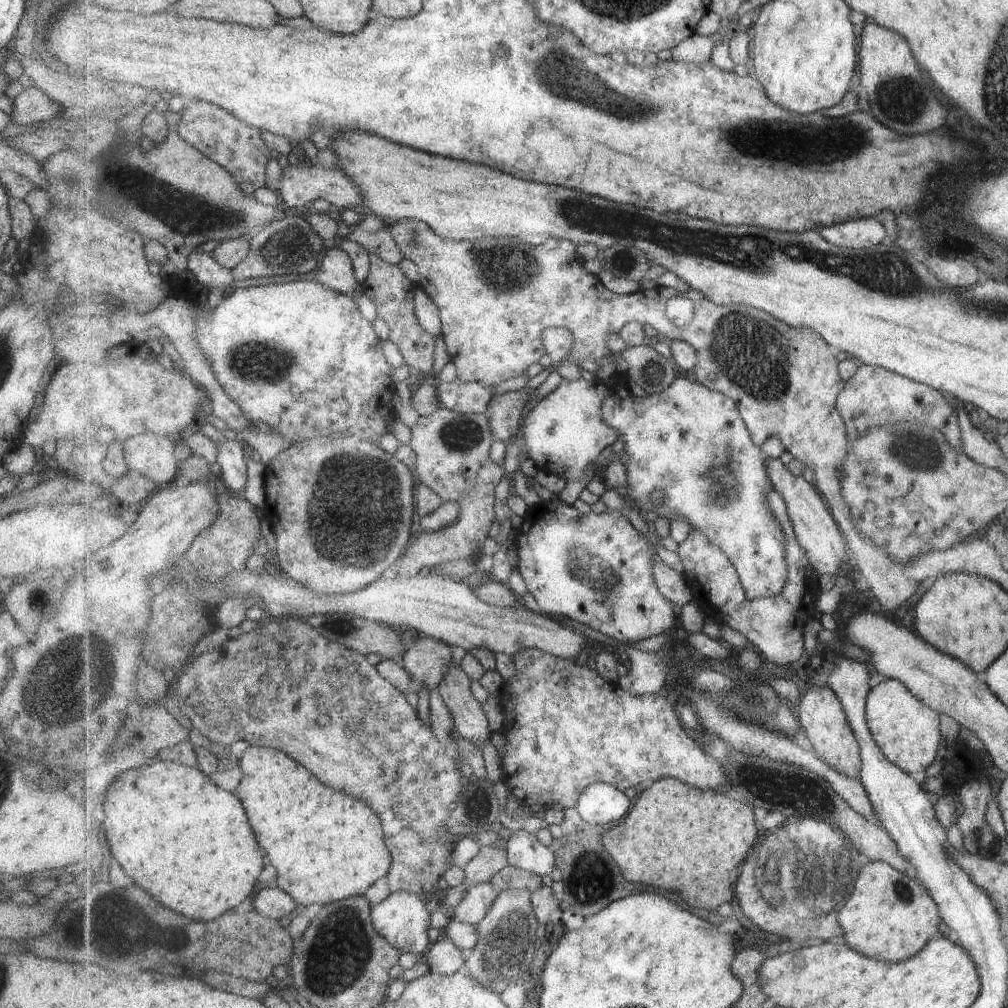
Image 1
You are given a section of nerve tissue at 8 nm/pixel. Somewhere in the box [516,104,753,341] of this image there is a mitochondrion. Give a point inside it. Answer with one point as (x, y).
(628, 259)

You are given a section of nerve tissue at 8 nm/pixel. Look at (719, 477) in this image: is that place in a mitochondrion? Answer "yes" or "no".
yes

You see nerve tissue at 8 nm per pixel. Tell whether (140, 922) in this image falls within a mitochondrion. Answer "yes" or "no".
yes

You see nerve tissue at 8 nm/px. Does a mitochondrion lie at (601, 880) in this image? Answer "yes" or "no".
no

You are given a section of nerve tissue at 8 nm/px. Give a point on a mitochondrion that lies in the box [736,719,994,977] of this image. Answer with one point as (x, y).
(781, 875)

